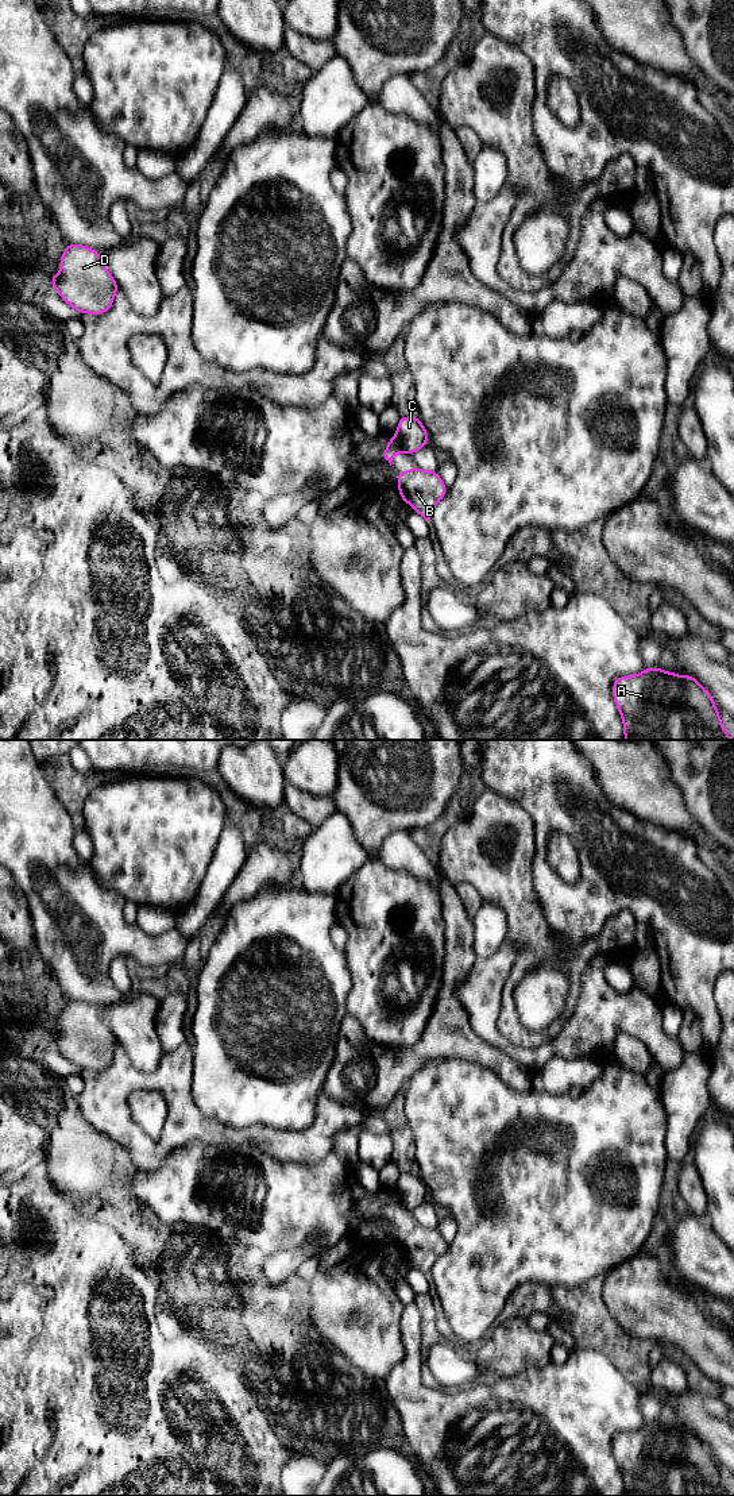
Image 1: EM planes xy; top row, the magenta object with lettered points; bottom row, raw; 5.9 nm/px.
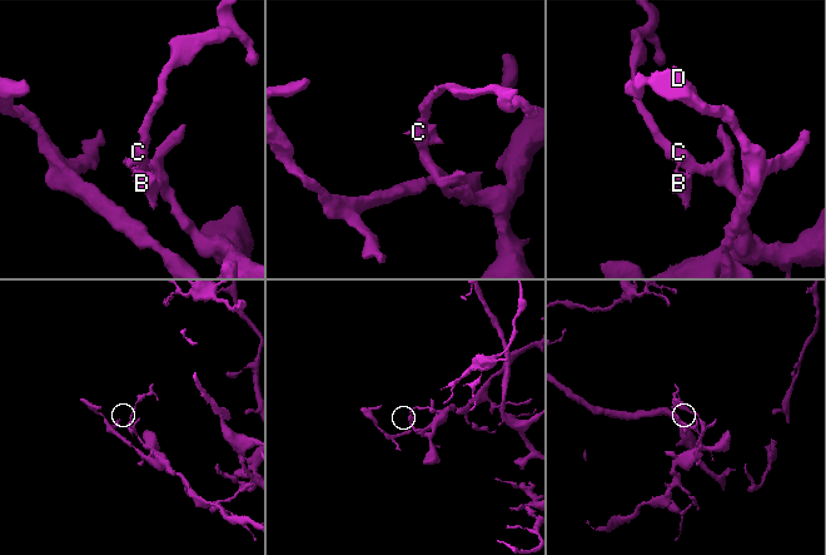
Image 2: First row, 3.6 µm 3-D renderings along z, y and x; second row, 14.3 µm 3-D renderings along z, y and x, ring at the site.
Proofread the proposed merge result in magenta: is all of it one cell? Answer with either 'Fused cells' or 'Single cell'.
Fused cells

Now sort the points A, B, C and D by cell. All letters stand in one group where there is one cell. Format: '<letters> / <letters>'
A C D / B

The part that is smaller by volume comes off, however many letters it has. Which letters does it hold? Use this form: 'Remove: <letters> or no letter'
Remove: B

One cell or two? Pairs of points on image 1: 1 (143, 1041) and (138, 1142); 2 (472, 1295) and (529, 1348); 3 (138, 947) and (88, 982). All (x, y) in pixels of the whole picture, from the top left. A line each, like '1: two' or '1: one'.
1: two
2: two
3: one

